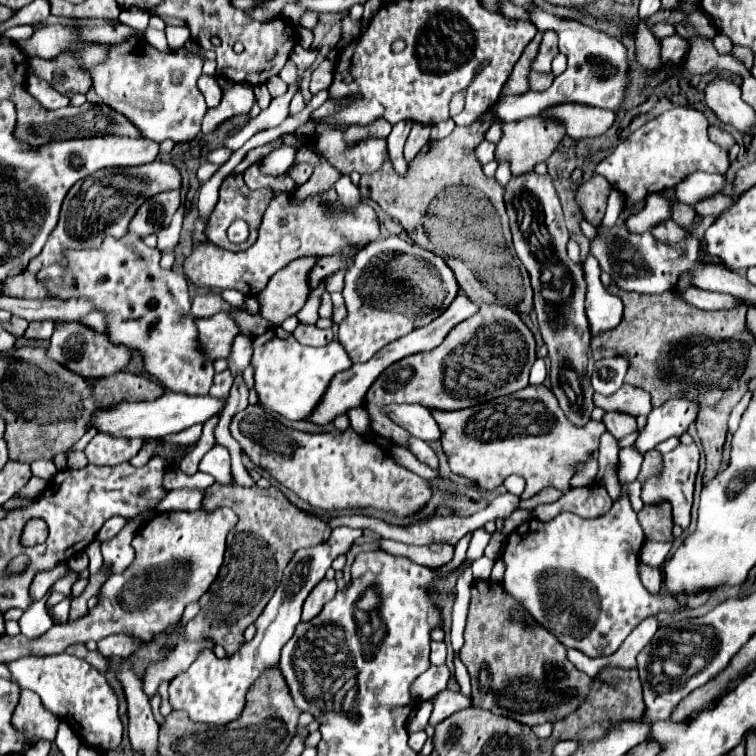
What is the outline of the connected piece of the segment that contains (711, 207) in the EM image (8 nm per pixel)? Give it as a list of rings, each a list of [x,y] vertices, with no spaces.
[[[718,193],[718,195],[712,195],[712,197],[704,199],[704,201],[700,201],[694,209],[698,211],[698,215],[704,215],[704,217],[706,217],[706,215],[720,217],[720,215],[722,215],[724,211],[728,211],[732,205],[734,205],[734,197]]]

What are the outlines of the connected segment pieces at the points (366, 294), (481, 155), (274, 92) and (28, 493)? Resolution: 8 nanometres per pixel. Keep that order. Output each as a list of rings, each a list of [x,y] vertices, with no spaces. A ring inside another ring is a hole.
[[[400,237],[378,239],[372,245],[366,245],[360,253],[356,253],[354,263],[348,269],[344,283],[346,285],[344,285],[342,295],[346,299],[348,315],[338,327],[338,341],[344,345],[346,353],[350,355],[350,359],[354,363],[368,361],[384,345],[392,343],[394,339],[404,337],[406,333],[410,333],[418,327],[428,325],[430,321],[440,317],[448,309],[448,305],[454,301],[454,297],[458,295],[458,281],[456,281],[452,269],[446,265],[444,257],[440,257],[428,249],[408,245]]]
[[[482,141],[476,149],[476,157],[478,157],[478,161],[482,163],[482,165],[486,165],[486,163],[490,163],[490,161],[494,161],[494,151],[496,151],[496,145],[494,143],[490,143],[490,141]]]
[[[276,75],[276,77],[272,77],[266,85],[268,85],[268,91],[270,91],[270,95],[272,95],[272,97],[284,95],[284,93],[286,93],[286,89],[288,89],[288,87],[286,87],[286,83],[284,83],[278,75]]]
[[[32,477],[28,481],[28,485],[18,491],[18,497],[38,497],[44,491],[44,485],[48,485],[48,481],[44,481],[40,477]]]

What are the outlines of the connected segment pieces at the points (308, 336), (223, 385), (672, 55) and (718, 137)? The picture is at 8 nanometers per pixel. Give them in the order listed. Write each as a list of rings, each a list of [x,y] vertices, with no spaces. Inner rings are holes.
[[[298,323],[292,335],[296,337],[296,341],[304,345],[326,345],[334,337],[332,329],[320,329],[316,325],[306,325],[306,323]]]
[[[228,369],[222,371],[222,373],[216,373],[212,389],[210,389],[210,395],[216,397],[216,399],[226,399],[228,393],[230,393],[232,383],[234,383],[234,379],[232,379],[232,373]]]
[[[672,35],[661,41],[660,58],[662,62],[679,63],[690,49],[689,42],[681,36]],[[671,46],[671,47],[667,47]]]
[[[710,127],[710,139],[716,143],[716,145],[722,145],[722,149],[730,149],[732,145],[734,145],[734,139],[732,139],[732,135],[728,133],[728,131],[724,131],[724,129],[720,129],[720,127]]]

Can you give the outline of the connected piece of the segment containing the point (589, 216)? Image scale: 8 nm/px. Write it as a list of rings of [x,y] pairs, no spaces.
[[[594,175],[590,181],[580,183],[576,189],[576,203],[588,223],[600,223],[606,213],[606,201],[612,187],[604,177]]]

